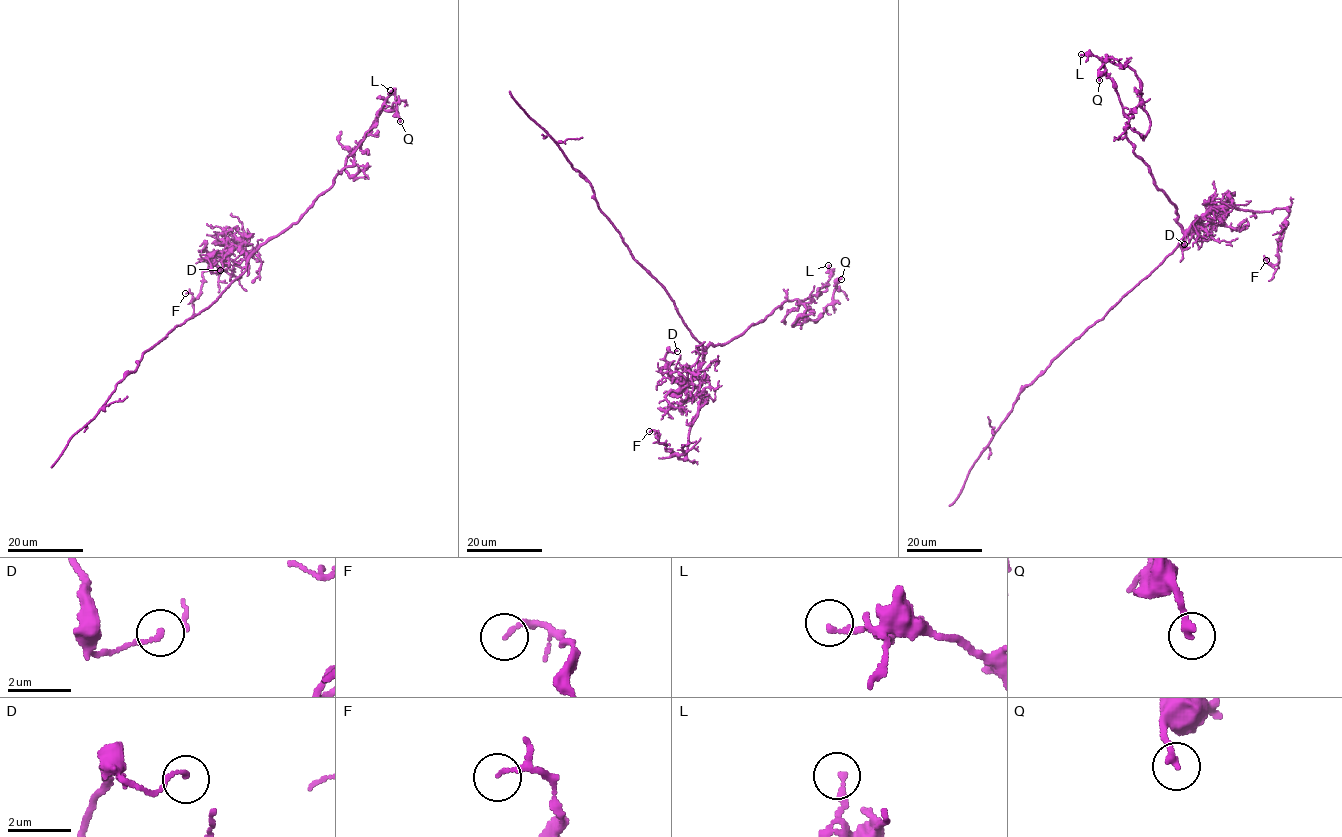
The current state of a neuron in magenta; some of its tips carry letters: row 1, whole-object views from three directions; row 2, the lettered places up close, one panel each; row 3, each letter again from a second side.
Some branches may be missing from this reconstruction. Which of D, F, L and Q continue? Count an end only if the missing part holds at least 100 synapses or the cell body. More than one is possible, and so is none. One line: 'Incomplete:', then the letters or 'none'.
Incomplete: none

